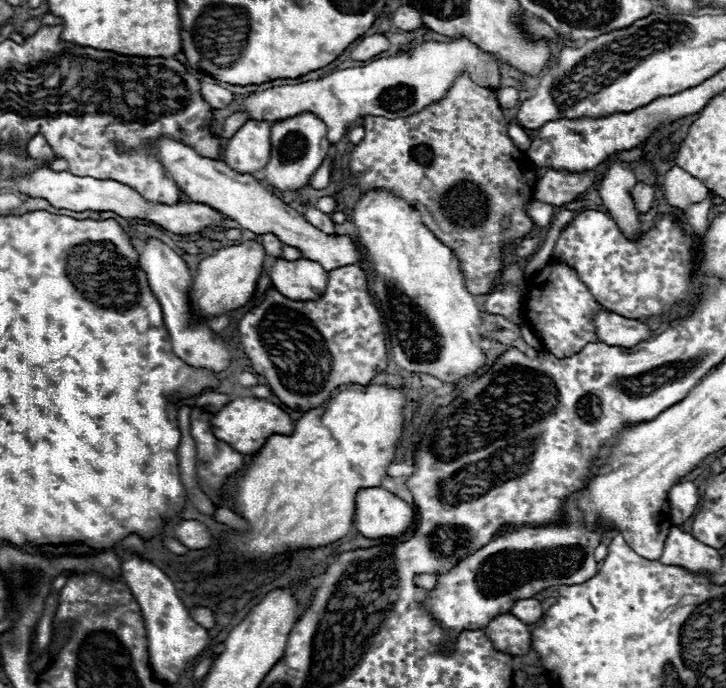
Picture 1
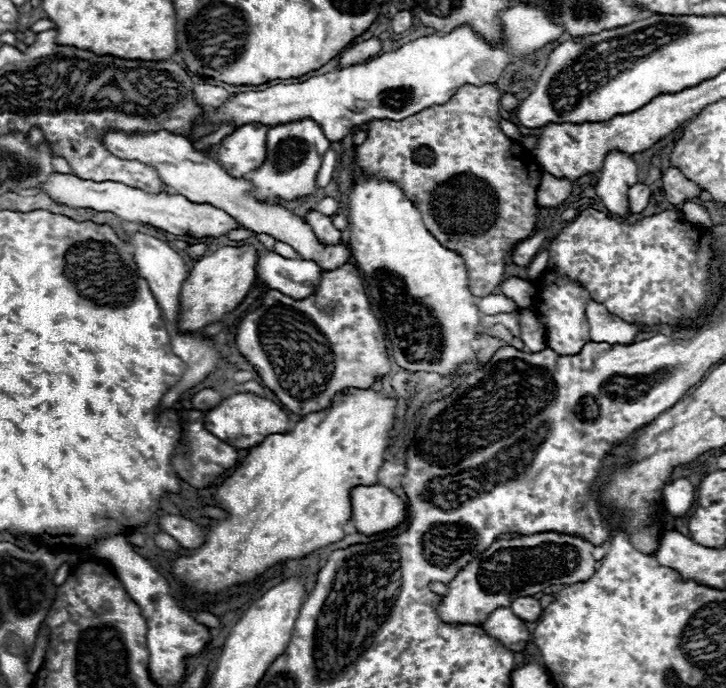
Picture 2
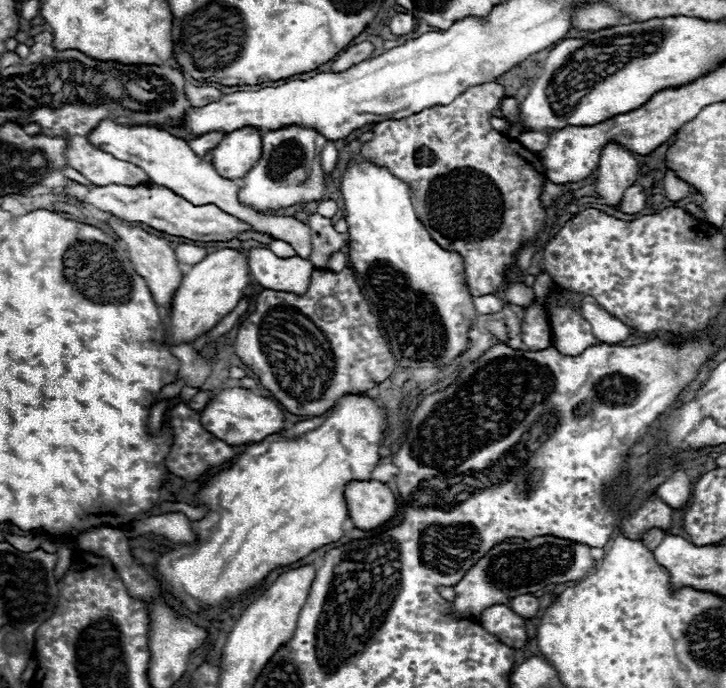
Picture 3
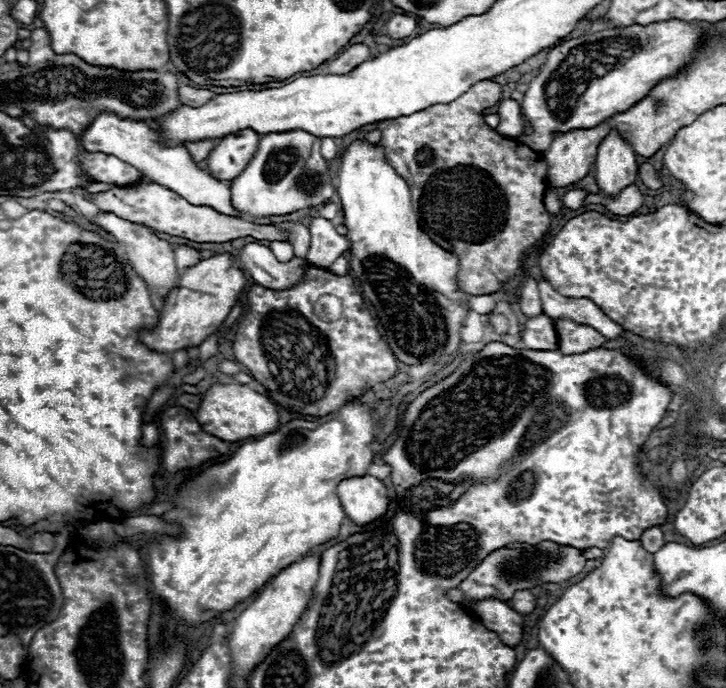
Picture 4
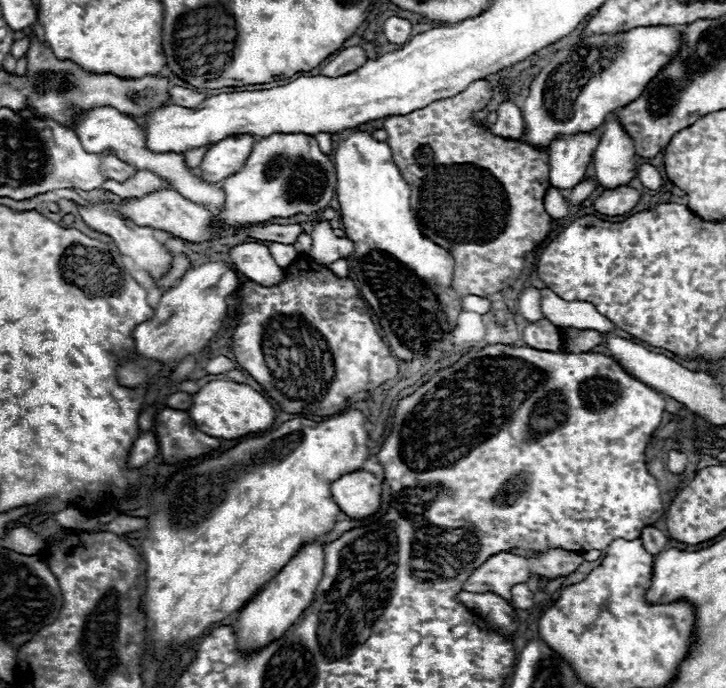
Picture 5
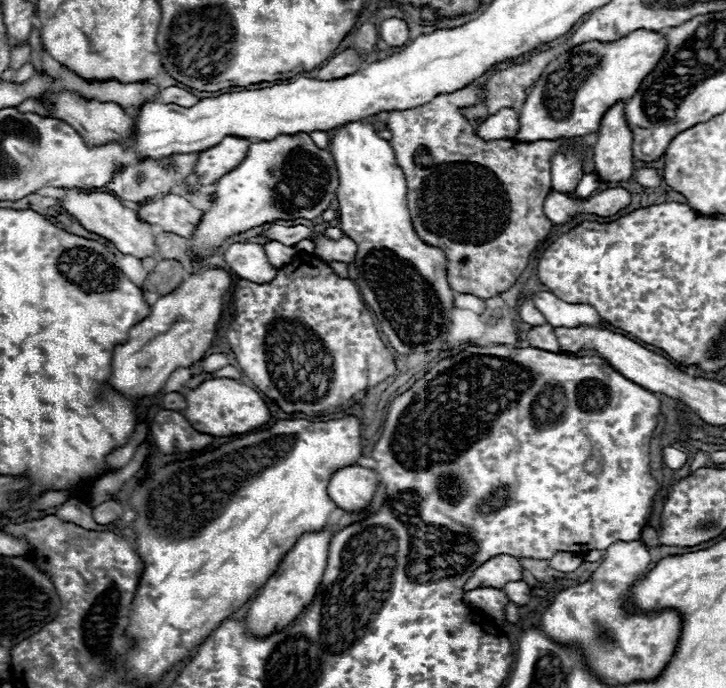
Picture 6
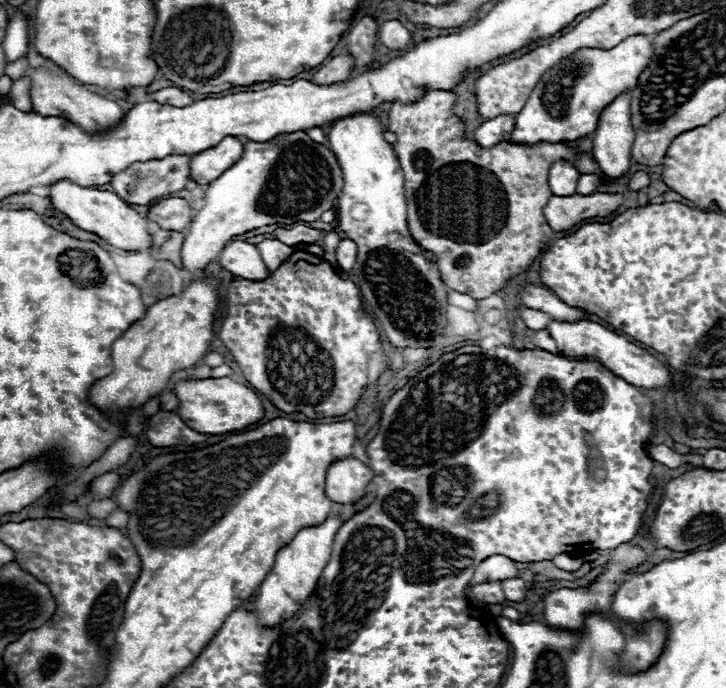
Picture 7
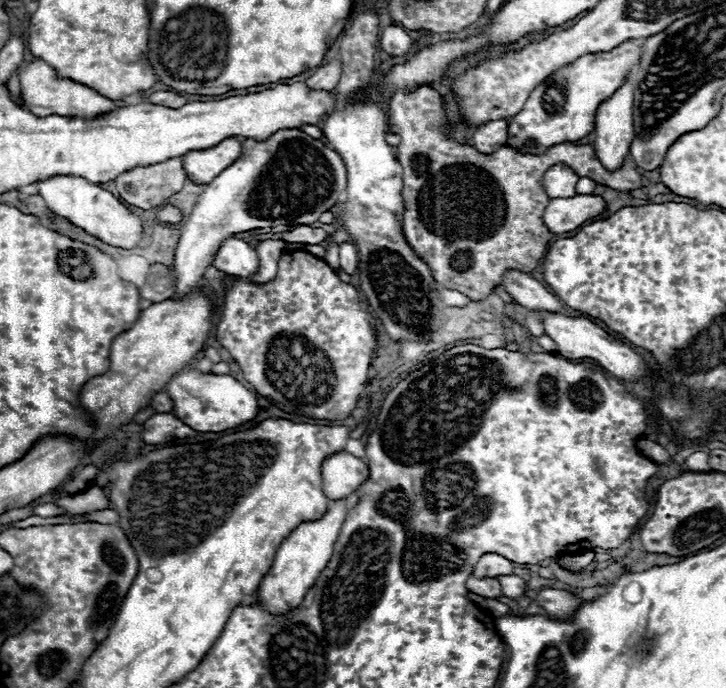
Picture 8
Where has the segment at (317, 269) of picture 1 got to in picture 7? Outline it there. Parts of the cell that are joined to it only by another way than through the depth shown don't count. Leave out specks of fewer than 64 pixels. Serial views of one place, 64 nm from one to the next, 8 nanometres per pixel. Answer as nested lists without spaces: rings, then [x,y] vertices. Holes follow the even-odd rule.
[[[240,240],[228,242],[224,246],[224,250],[220,252],[218,260],[228,272],[232,272],[234,276],[246,278],[246,280],[260,282],[270,276],[264,260],[260,256],[260,250],[248,242],[240,242]]]

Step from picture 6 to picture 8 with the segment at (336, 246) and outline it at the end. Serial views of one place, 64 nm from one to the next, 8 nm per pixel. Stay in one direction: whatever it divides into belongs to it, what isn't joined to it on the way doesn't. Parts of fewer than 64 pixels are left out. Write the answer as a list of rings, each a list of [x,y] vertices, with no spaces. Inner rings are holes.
[[[342,242],[340,244],[340,268],[346,274],[354,274],[358,268],[358,250],[352,242]]]

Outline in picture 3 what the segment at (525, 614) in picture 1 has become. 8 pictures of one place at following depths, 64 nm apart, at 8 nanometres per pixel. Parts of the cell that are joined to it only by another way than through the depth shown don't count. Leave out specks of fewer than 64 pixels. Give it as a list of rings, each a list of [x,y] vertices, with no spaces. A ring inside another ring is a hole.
[[[532,594],[516,596],[508,606],[510,606],[518,616],[524,616],[524,618],[534,618],[536,612],[538,612],[538,600],[536,600]]]

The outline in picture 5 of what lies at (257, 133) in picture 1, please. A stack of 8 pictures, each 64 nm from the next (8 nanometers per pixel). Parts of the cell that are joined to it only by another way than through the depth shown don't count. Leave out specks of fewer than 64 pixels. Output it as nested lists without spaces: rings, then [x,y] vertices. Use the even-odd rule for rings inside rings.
[[[250,134],[228,136],[218,144],[210,146],[200,164],[200,172],[204,180],[220,182],[236,174],[246,164],[252,148],[254,148],[254,136]]]

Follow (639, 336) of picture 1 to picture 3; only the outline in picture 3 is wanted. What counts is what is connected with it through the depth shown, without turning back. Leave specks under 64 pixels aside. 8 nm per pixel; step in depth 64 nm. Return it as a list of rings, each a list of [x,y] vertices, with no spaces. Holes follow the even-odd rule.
[[[586,296],[582,300],[582,316],[592,326],[592,334],[596,340],[606,344],[618,344],[624,342],[632,330],[612,314],[608,314],[592,296]]]

